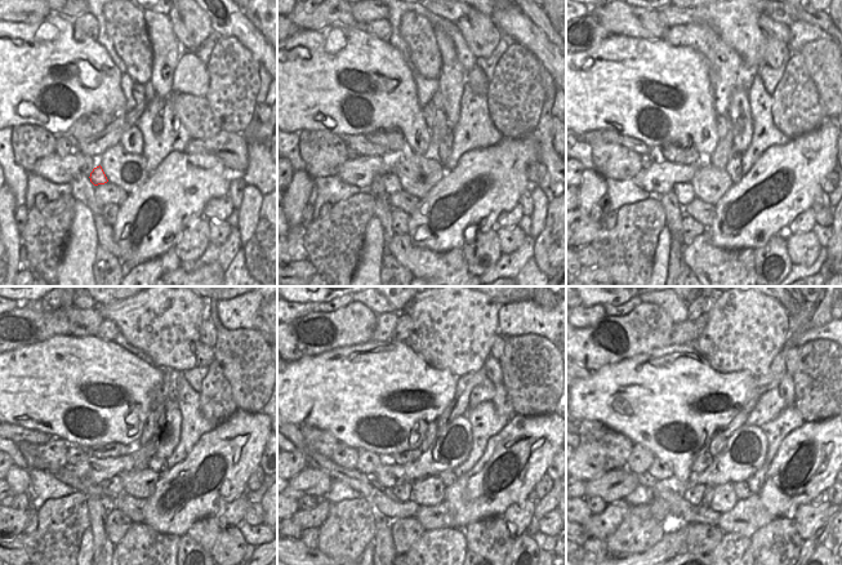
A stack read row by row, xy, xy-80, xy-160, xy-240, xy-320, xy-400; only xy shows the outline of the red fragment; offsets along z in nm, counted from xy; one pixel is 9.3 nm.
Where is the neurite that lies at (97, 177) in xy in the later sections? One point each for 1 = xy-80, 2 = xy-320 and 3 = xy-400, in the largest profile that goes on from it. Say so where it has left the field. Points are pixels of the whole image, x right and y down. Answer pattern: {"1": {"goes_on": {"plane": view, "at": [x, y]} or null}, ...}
{"1": {"goes_on": {"plane": "xy-80", "at": [392, 185]}}, "2": {"goes_on": {"plane": "xy-320", "at": [404, 492]}}, "3": {"goes_on": {"plane": "xy-400", "at": [694, 493]}}}

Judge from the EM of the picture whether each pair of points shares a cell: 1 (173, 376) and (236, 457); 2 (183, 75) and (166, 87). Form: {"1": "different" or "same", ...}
{"1": "different", "2": "different"}

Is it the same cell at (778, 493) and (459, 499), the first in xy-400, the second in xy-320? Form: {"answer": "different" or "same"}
{"answer": "same"}

